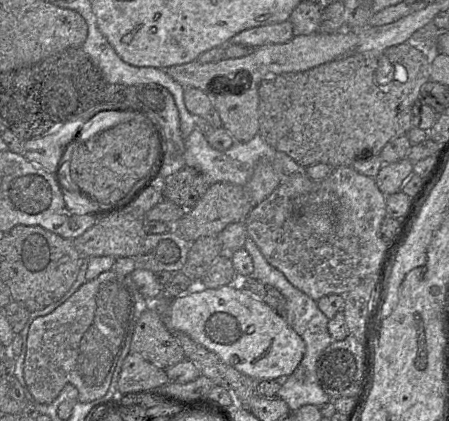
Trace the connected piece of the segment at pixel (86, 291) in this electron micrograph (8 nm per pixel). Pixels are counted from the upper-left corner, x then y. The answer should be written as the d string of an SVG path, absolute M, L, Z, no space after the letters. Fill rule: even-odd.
M113 270L105 271L92 280L84 282L77 291L52 313L37 317L31 324L28 332L27 349L24 360L23 376L24 389L31 401L42 404L53 402L66 384L72 384L78 391L79 402L92 402L101 399L108 391L117 361L125 345L130 345L134 329L141 314L150 306L148 301L137 289L130 275L120 275Z

